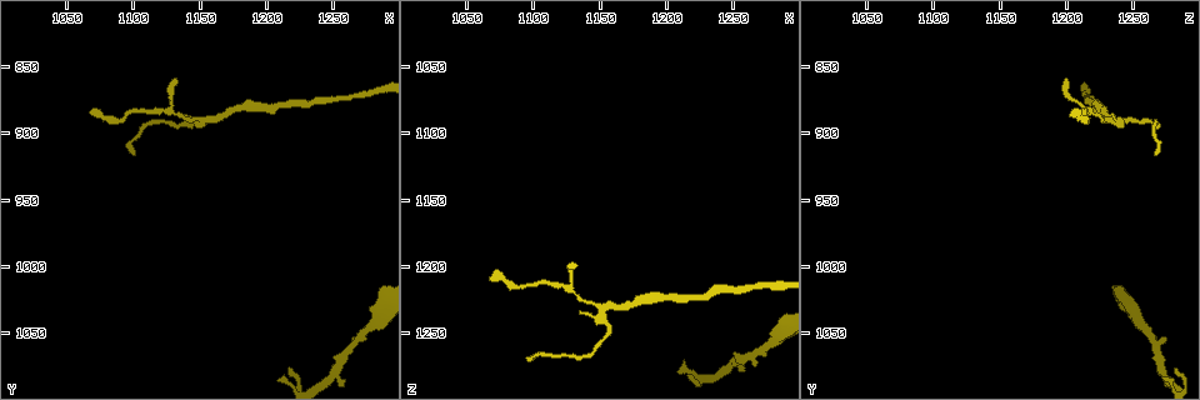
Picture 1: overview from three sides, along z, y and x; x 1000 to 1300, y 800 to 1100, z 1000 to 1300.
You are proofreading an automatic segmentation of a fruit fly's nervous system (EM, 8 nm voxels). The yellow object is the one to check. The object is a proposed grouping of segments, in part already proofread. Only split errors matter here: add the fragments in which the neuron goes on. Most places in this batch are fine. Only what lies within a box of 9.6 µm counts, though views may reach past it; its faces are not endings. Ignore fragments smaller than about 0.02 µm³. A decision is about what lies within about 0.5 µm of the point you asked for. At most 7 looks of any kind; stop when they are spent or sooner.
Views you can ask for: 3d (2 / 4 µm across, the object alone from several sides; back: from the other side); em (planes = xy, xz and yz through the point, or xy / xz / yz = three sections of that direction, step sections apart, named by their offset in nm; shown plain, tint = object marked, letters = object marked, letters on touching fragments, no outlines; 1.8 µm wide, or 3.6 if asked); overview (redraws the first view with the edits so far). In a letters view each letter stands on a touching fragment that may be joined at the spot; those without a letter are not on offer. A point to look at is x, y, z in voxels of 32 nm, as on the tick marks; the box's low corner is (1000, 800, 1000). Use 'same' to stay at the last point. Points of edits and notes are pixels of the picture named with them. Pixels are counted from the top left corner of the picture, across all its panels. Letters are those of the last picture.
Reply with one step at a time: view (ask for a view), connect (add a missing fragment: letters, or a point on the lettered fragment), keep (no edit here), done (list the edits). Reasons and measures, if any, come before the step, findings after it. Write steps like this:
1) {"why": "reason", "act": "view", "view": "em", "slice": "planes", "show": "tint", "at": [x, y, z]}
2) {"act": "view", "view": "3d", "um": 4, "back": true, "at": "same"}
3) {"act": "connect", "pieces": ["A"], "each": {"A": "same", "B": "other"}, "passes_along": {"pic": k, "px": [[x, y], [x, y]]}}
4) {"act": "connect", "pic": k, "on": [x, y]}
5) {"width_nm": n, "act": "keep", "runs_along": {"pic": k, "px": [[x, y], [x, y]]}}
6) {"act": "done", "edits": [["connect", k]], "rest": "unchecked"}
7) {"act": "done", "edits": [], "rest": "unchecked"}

{"why": "thin end", "act": "view", "view": "3d", "um": 2, "at": [1134, 886, 1234]}

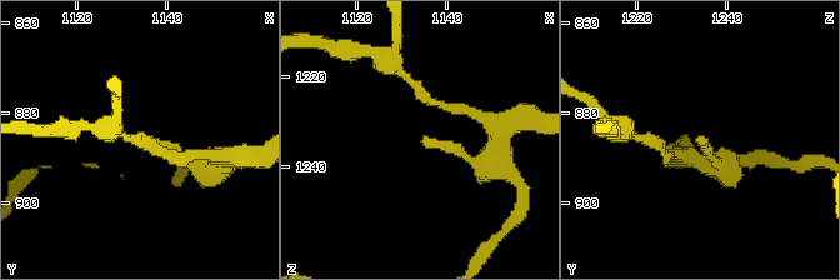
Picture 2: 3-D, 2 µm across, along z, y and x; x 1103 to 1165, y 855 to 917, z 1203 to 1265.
{"why": "need the tissue", "act": "view", "view": "em", "slice": "yz", "step": 16, "show": "tint", "at": [1134, 886, 1235]}

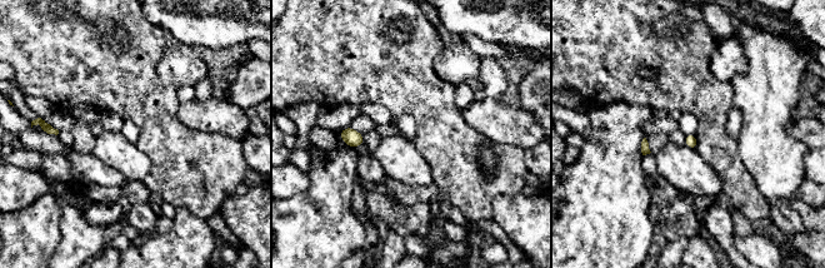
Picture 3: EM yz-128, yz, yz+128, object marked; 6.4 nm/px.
{"why": "another direction", "act": "view", "view": "em", "slice": "planes", "show": "letters", "at": "same"}

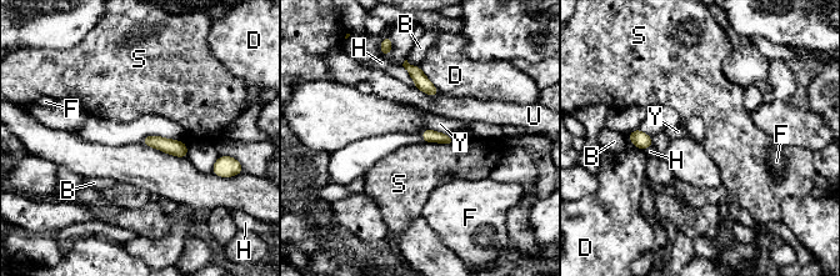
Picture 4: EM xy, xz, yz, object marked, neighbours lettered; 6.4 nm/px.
{"longest_contact_nm": ["D", 220], "act": "keep", "each": {"B": "other", "D": "other", "F": "other", "H": "other", "S": "other", "U": "other", "Y": "other"}, "runs_along": {"pic": 4, "px": [[146, 140], [178, 147], [184, 154]]}, "found": "no lettered fragment goes on from it"}

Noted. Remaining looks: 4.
{"why": "long arm stops here", "act": "view", "view": "em", "slice": "planes", "show": "letters", "at": [1102, 916, 1266]}

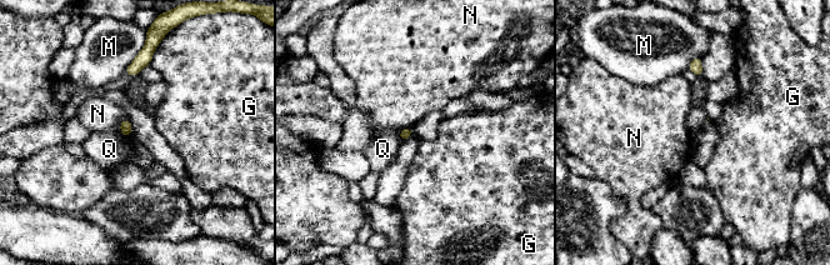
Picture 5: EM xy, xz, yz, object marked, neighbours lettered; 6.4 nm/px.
{"act": "keep", "each": {"G": "other", "M": "other", "N": "other", "Q": "other"}, "border": {"pic": 5, "px": [[128, 118], [120, 123], [119, 131]]}, "found": "none of them fits"}

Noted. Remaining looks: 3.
{"why": "tapers out", "act": "view", "view": "em", "slice": "planes", "show": "letters", "at": [1070, 882, 1210]}

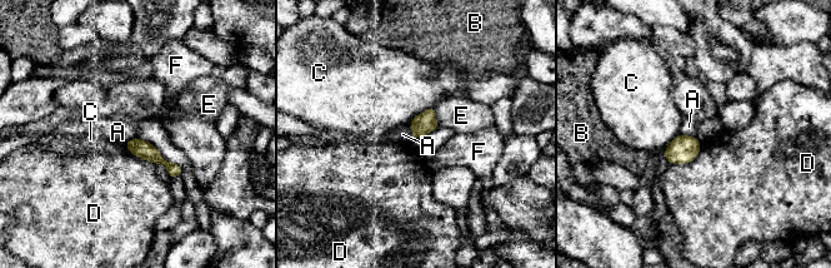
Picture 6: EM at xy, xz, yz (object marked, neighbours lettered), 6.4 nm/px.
{"width_nm": 110, "longest_contact_nm": ["D", 240], "act": "keep", "each": {"A": "other", "B": "other", "C": "other", "D": "other", "E": "other", "F": "other"}, "found": "none of them fits"}

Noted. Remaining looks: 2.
{"act": "done", "edits": [], "rest": "unchecked"}

